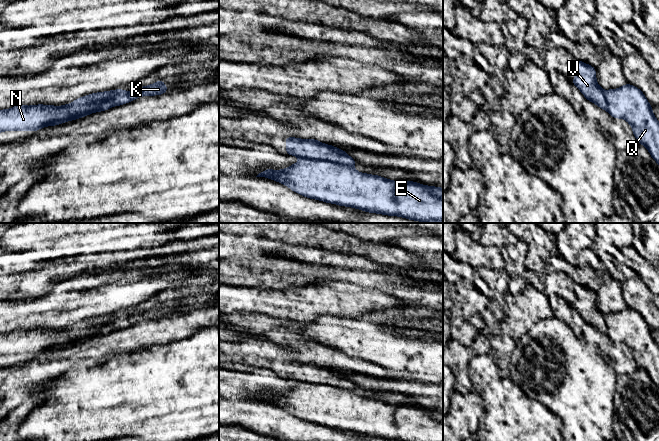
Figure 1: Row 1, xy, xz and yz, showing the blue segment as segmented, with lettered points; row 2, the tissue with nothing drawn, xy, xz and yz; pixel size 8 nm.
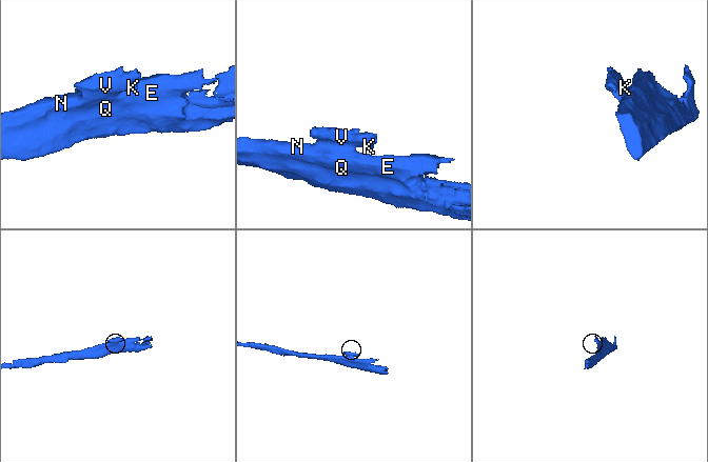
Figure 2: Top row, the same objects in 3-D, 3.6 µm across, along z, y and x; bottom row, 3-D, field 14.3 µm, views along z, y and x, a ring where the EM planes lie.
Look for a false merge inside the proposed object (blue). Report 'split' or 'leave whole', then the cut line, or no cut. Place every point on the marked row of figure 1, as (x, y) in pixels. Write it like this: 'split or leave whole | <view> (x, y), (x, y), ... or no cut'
split | xz (302, 158), (329, 160), (351, 166)

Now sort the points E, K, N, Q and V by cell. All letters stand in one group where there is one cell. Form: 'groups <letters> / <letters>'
groups E N Q / K V

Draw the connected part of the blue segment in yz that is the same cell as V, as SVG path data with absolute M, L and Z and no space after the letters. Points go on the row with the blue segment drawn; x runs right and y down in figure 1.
M578 59L573 61L573 65L576 70L576 76L571 80L572 83L582 92L587 100L606 110L605 91L596 81L596 68Z

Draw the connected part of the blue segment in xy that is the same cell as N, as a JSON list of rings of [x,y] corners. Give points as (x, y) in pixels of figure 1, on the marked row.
[[[111,91],[97,92],[76,99],[65,112],[61,106],[52,105],[17,105],[10,109],[0,110],[0,132],[3,131],[38,131],[46,126],[55,126],[57,121],[76,120],[94,112],[100,112],[104,101],[112,98]]]

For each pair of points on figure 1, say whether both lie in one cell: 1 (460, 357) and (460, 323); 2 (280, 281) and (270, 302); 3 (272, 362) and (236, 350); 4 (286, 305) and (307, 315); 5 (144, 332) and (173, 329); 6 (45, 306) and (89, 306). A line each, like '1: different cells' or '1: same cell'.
1: different cells
2: different cells
3: same cell
4: same cell
5: same cell
6: same cell

